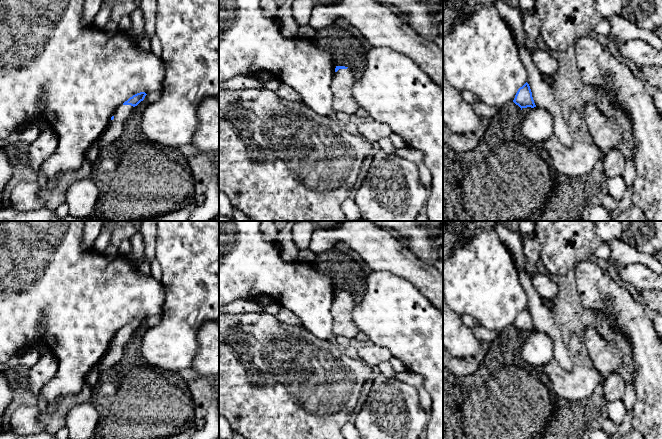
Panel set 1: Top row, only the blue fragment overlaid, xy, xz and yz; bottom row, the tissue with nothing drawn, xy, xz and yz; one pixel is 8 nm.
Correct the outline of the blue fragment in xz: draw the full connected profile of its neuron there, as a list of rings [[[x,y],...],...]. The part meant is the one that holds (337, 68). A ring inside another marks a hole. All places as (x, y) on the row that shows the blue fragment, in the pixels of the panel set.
[[[336,66],[331,83],[333,109],[335,112],[354,115],[359,108],[352,94],[352,87],[356,79],[357,76],[348,67]]]

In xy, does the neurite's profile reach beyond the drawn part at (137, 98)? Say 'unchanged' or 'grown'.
grown

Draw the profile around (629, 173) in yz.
[[[631,149],[631,154],[625,160],[625,169],[621,177],[624,179],[627,187],[630,187],[635,180],[635,176],[636,176],[636,168],[632,157],[632,149]]]

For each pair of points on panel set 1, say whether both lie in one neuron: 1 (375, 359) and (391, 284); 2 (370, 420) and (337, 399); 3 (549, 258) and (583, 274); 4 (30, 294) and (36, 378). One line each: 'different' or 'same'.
1: different
2: different
3: different
4: different

